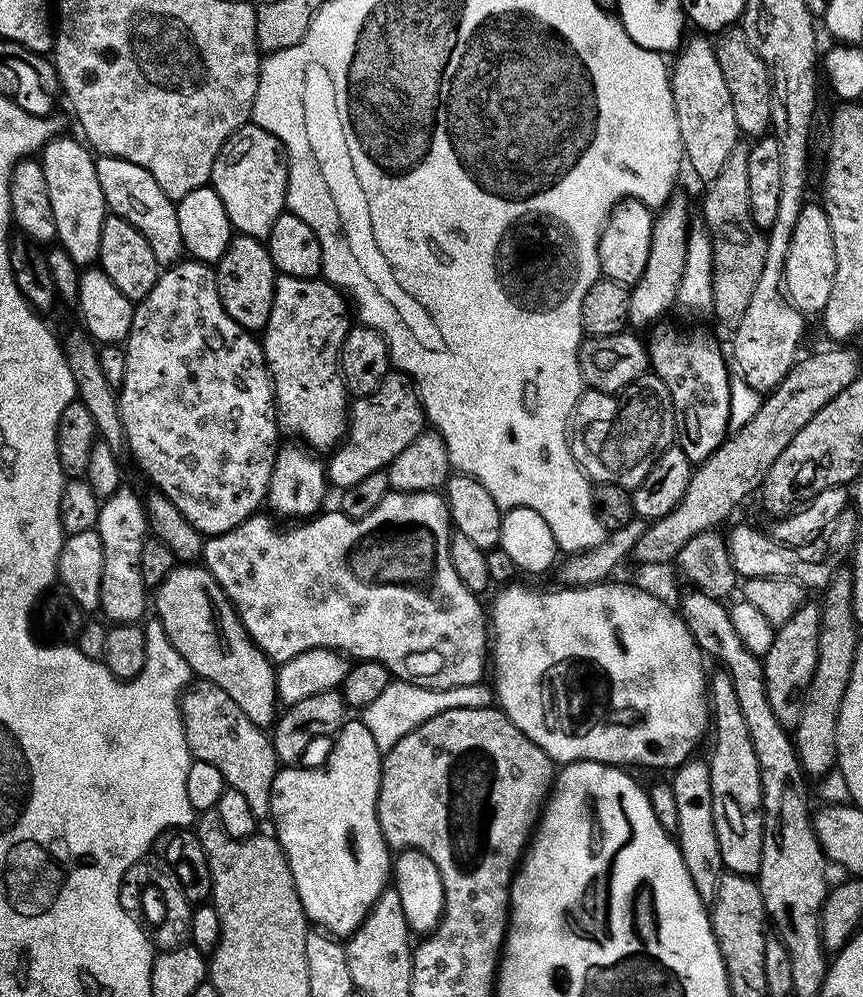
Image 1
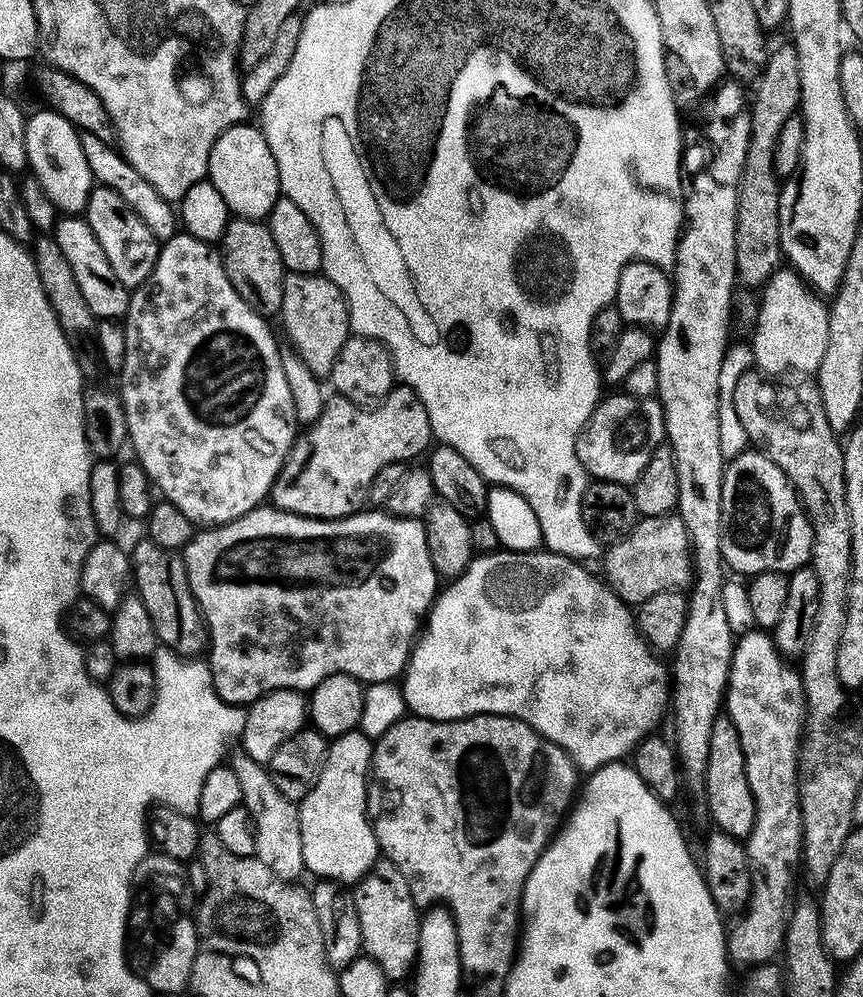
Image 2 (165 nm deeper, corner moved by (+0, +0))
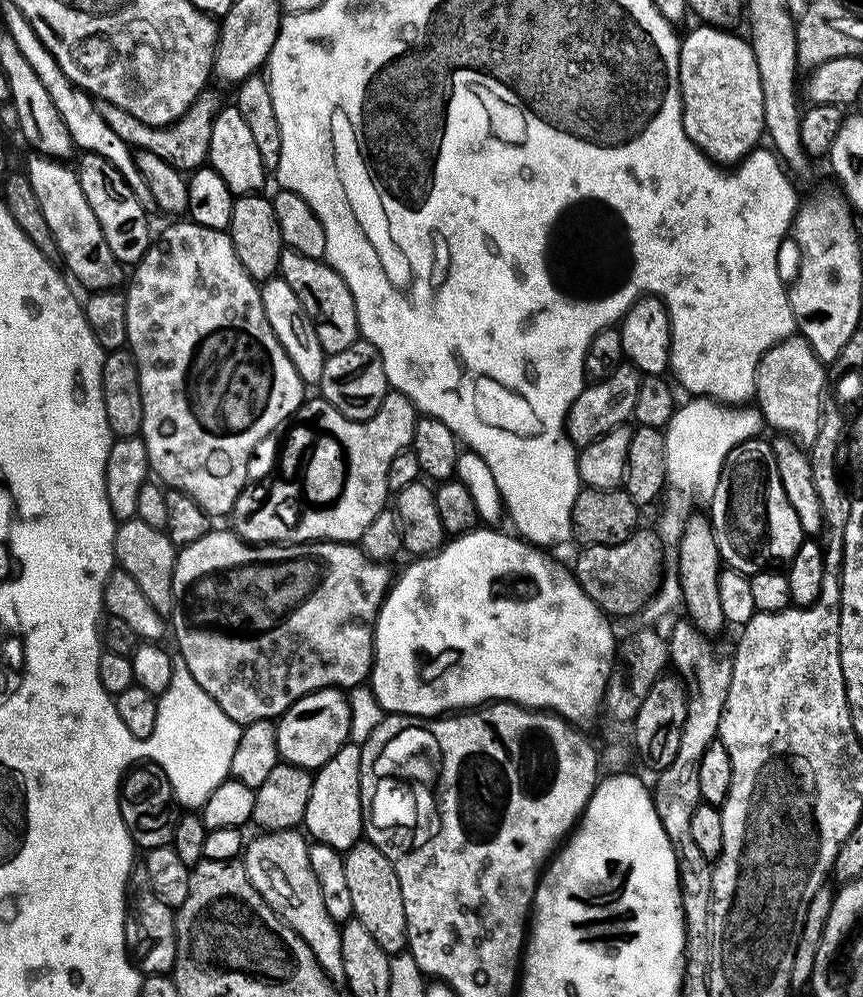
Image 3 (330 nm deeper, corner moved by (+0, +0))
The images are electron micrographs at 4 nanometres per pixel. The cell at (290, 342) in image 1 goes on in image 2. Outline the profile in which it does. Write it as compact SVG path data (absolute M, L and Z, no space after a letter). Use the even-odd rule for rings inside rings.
M323 274L285 275L278 320L284 323L291 351L302 358L304 365L319 378L331 377L334 358L338 358L338 350L342 350L350 335L348 304L333 280Z

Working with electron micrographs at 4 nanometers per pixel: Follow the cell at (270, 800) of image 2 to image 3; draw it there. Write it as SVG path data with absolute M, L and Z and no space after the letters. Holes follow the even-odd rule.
M296 830L287 832L261 831L247 841L242 852L242 863L248 880L258 894L293 928L306 942L320 963L327 977L333 981L343 981L342 942L340 941L341 925L330 918L326 902L322 902L322 890L318 890L318 878L310 870L309 841Z

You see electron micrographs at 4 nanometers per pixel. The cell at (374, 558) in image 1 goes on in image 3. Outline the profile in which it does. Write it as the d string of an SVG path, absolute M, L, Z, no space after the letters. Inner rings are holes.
M209 530L198 542L183 545L176 553L176 565L172 575L172 614L170 617L170 632L176 635L176 644L180 647L183 667L194 674L194 682L222 706L225 714L234 723L245 726L259 720L275 721L298 698L323 688L339 688L351 690L363 685L369 679L372 671L374 655L374 640L370 635L369 622L375 621L380 605L384 603L385 595L393 583L393 573L388 573L389 565L384 562L370 560L363 548L355 543L339 544L333 540L312 540L309 544L250 544L236 535L235 531L216 532Z

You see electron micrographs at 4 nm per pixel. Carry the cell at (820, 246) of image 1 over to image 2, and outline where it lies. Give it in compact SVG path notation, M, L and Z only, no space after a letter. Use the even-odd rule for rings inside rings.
M788 266L777 268L760 294L760 313L756 316L756 329L752 332L755 367L772 378L780 378L783 372L815 374L822 362L822 354L826 354L830 334L829 305Z

